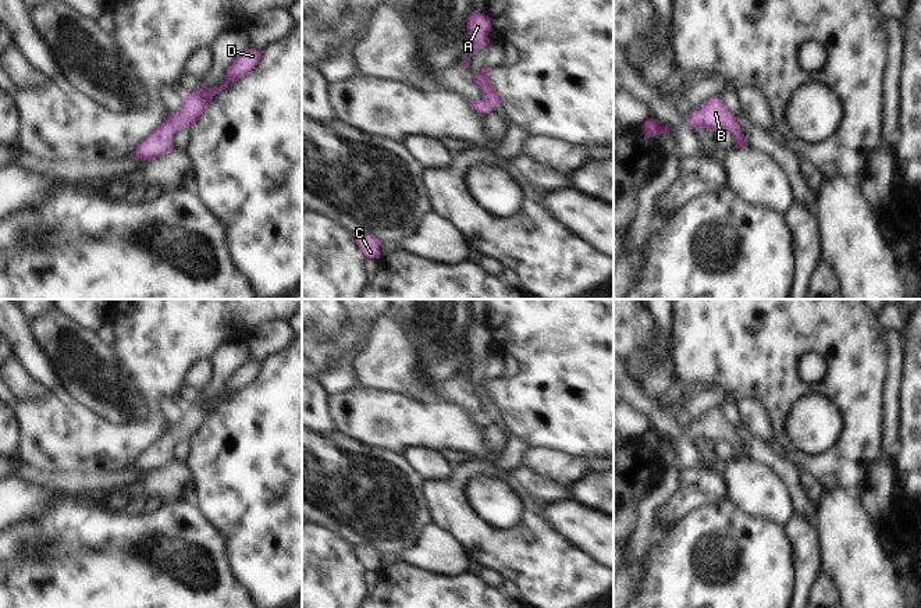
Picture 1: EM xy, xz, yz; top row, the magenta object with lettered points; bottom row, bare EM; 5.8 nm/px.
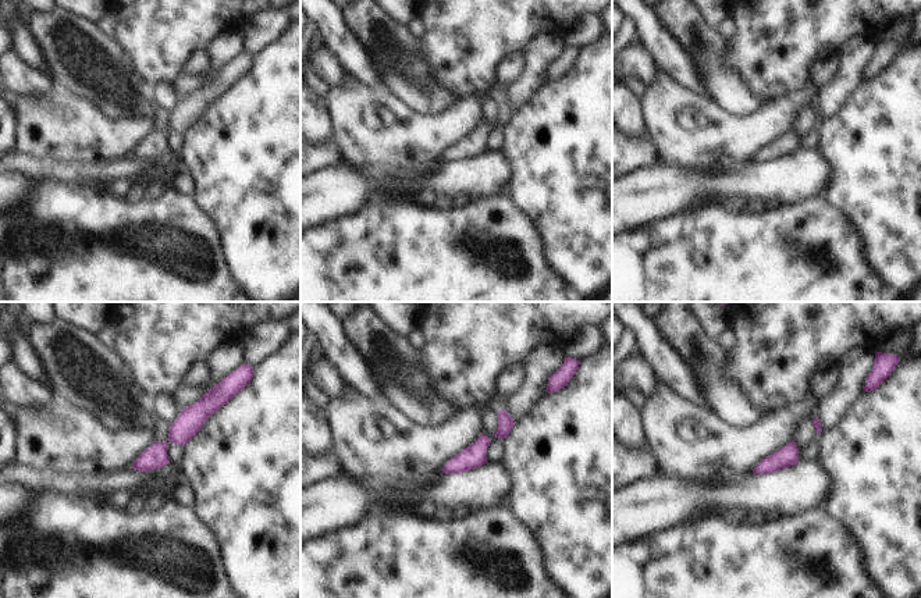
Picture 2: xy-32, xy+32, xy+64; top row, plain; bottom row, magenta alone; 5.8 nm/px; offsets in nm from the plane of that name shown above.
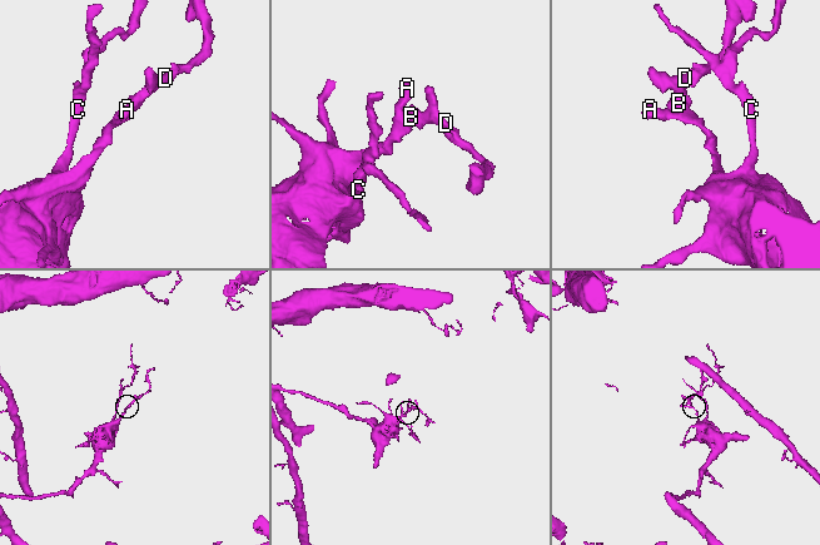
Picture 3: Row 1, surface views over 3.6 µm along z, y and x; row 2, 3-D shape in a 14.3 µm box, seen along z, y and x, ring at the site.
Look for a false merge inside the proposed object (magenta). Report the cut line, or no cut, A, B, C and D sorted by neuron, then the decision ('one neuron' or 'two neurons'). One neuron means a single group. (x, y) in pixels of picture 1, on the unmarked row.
cut none; groups A B C D; one neuron

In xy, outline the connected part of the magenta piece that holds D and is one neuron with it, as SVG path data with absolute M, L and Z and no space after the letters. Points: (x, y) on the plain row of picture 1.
M248 360L235 374L227 381L223 397L209 401L203 397L199 402L185 406L182 420L170 424L167 431L145 452L142 452L135 465L136 472L153 472L161 469L174 461L173 449L178 441L191 440L203 426L207 416L216 405L227 401L231 394L237 394L248 387L259 374L262 363Z

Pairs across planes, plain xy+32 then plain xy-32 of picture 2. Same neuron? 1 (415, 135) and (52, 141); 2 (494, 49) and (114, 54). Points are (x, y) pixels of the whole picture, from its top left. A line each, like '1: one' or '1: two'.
1: one
2: two

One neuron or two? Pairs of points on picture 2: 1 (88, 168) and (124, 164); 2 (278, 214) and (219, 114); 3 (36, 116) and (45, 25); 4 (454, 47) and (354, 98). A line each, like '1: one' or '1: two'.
1: one
2: one
3: two
4: two

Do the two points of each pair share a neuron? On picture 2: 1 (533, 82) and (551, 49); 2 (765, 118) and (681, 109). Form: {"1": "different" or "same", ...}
{"1": "same", "2": "same"}

